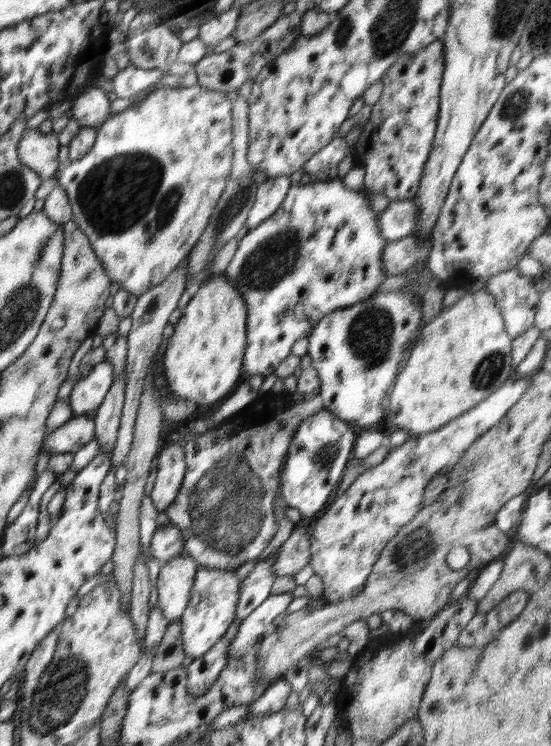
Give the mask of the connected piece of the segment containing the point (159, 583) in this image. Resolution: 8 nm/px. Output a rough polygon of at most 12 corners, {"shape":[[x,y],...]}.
{"shape":[[185,555],[161,567],[157,607],[166,620],[183,615],[195,582]]}

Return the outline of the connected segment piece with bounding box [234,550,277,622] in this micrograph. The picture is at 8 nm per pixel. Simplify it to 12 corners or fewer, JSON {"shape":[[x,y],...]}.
{"shape":[[276,550],[253,563],[240,584],[236,618],[271,595]]}

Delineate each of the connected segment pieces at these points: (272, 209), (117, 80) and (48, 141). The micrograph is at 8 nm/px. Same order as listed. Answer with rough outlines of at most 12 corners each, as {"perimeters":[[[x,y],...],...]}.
{"perimeters":[[[268,177],[259,184],[246,228],[276,213],[296,177]],[[130,64],[110,82],[118,99],[142,96],[158,87],[157,69]],[[26,129],[18,160],[46,181],[58,172],[56,132]]]}

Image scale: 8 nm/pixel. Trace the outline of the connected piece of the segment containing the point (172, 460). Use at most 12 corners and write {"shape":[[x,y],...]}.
{"shape":[[170,444],[158,456],[150,498],[158,512],[174,502],[186,464],[184,448]]}

